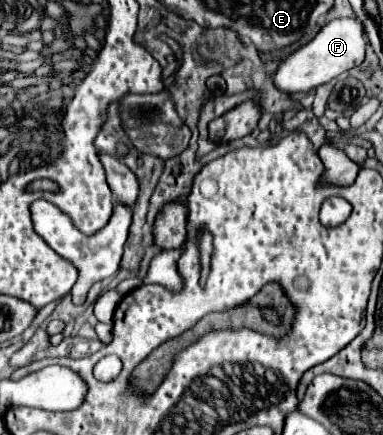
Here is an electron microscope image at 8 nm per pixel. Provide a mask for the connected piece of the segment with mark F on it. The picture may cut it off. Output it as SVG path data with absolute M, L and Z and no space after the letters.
M343 17L343 19L333 19L329 21L313 41L291 53L277 69L275 73L275 85L285 91L285 93L299 93L299 91L311 91L317 89L319 85L335 79L337 75L357 67L365 59L365 49L367 49L367 37L365 37L365 27L357 17Z

